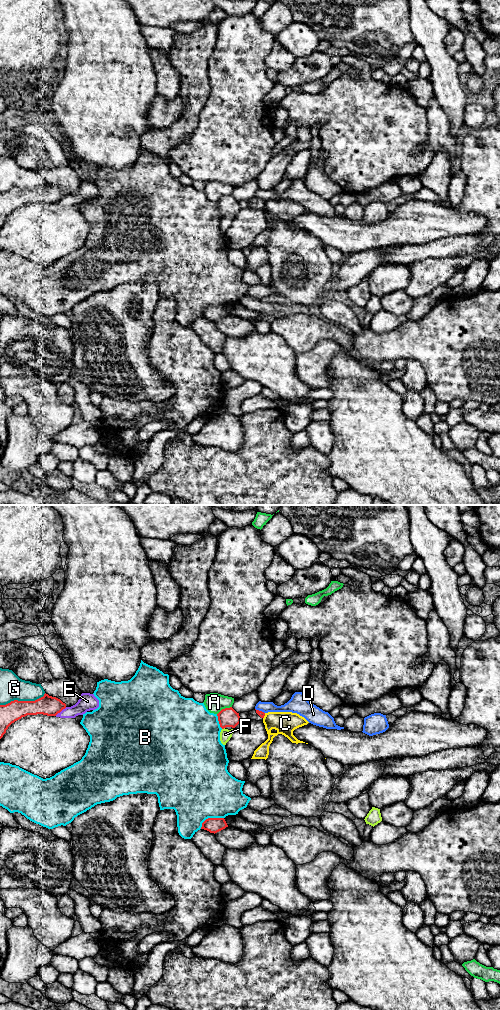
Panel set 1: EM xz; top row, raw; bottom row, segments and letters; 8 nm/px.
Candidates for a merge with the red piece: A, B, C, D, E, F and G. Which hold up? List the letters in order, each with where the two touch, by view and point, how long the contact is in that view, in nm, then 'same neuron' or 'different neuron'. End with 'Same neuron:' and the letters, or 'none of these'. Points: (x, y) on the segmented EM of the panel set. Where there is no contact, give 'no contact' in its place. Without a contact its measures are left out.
A: xz (225, 708) | 140 nm | different neuron
B: xz (210, 818) | 220 nm | different neuron
C: xz (264, 715) | 50 nm | different neuron
D: xz (260, 711) | 90 nm | different neuron
E: xz (60, 711) | 120 nm | different neuron
F: xz (223, 728) | 30 nm | different neuron
G: xz (22, 701) | 380 nm | different neuron
Same neuron: none of these

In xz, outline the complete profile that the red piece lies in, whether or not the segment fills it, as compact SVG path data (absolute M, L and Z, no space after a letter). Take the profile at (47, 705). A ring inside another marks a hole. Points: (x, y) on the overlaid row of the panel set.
M46 693L35 701L14 700L6 705L0 705L0 739L8 727L22 717L37 714L56 716L65 708L66 704L60 699Z

